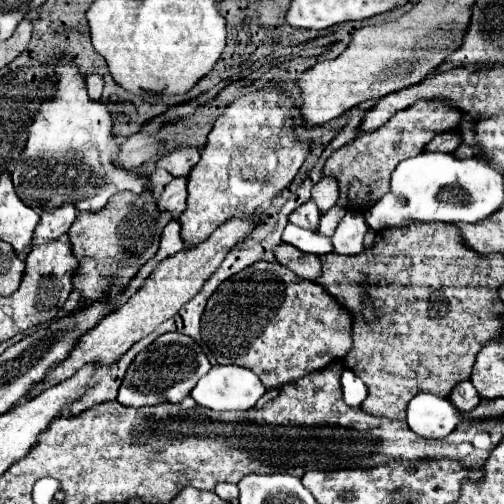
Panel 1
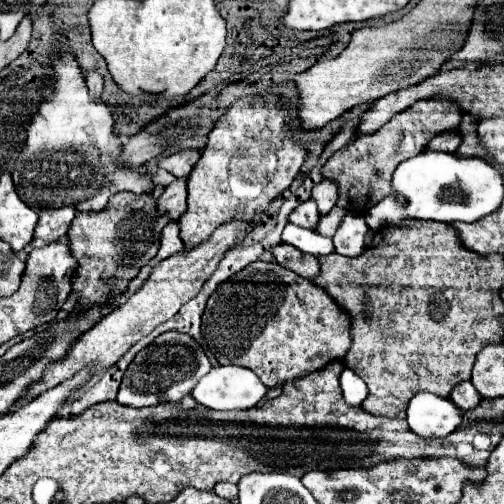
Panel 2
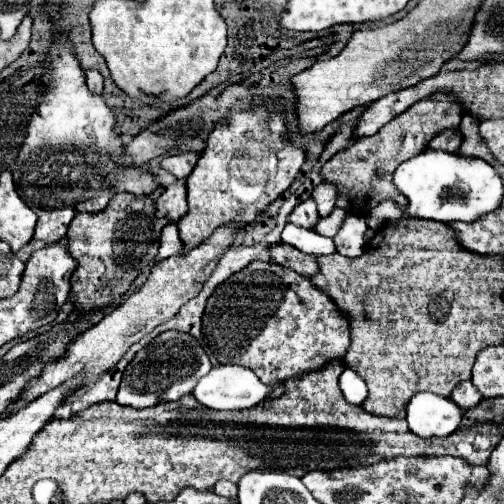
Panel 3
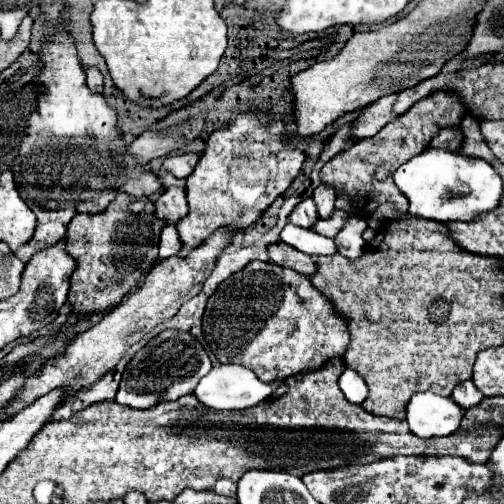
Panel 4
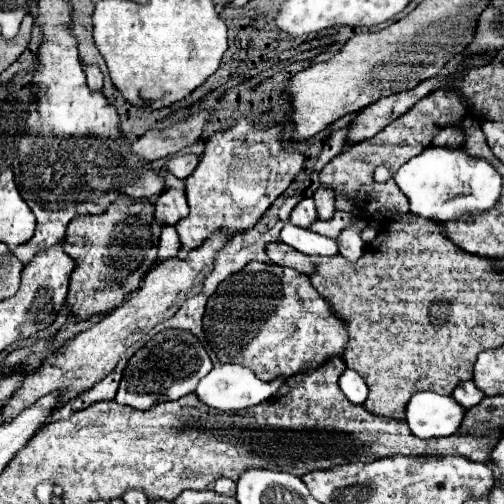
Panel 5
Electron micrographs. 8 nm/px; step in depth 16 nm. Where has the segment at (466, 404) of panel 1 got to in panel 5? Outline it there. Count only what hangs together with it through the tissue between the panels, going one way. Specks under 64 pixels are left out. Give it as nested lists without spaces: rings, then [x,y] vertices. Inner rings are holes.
[[[470,380],[470,382],[462,382],[462,384],[458,384],[452,396],[456,398],[456,402],[458,402],[460,406],[464,406],[464,408],[472,408],[472,406],[476,406],[476,404],[484,398],[484,392],[478,390],[476,384]]]

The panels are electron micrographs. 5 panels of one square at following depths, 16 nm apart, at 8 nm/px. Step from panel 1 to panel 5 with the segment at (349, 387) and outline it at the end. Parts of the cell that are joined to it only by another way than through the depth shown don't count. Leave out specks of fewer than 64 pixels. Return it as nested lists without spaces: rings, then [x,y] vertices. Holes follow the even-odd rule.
[[[346,370],[340,376],[340,388],[342,388],[342,392],[348,396],[348,400],[352,404],[364,404],[366,402],[368,386],[366,386],[366,382],[362,380],[362,376],[358,372]]]

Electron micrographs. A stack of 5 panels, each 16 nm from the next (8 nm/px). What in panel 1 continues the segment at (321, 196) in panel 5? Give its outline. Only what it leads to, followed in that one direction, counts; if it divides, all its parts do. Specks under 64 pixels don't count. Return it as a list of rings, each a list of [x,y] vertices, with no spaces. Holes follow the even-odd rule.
[[[324,176],[318,184],[314,184],[312,188],[312,200],[318,204],[320,214],[326,214],[338,200],[338,188],[336,188],[336,180],[332,180],[330,176]]]

